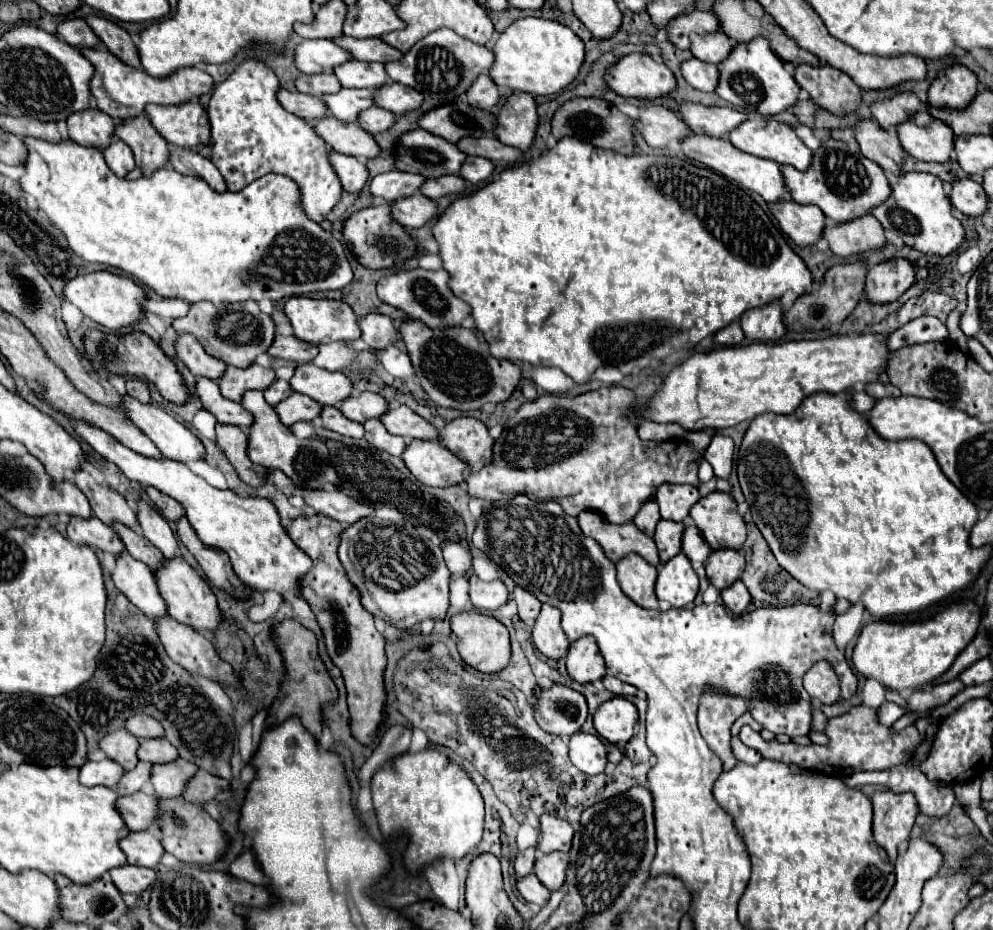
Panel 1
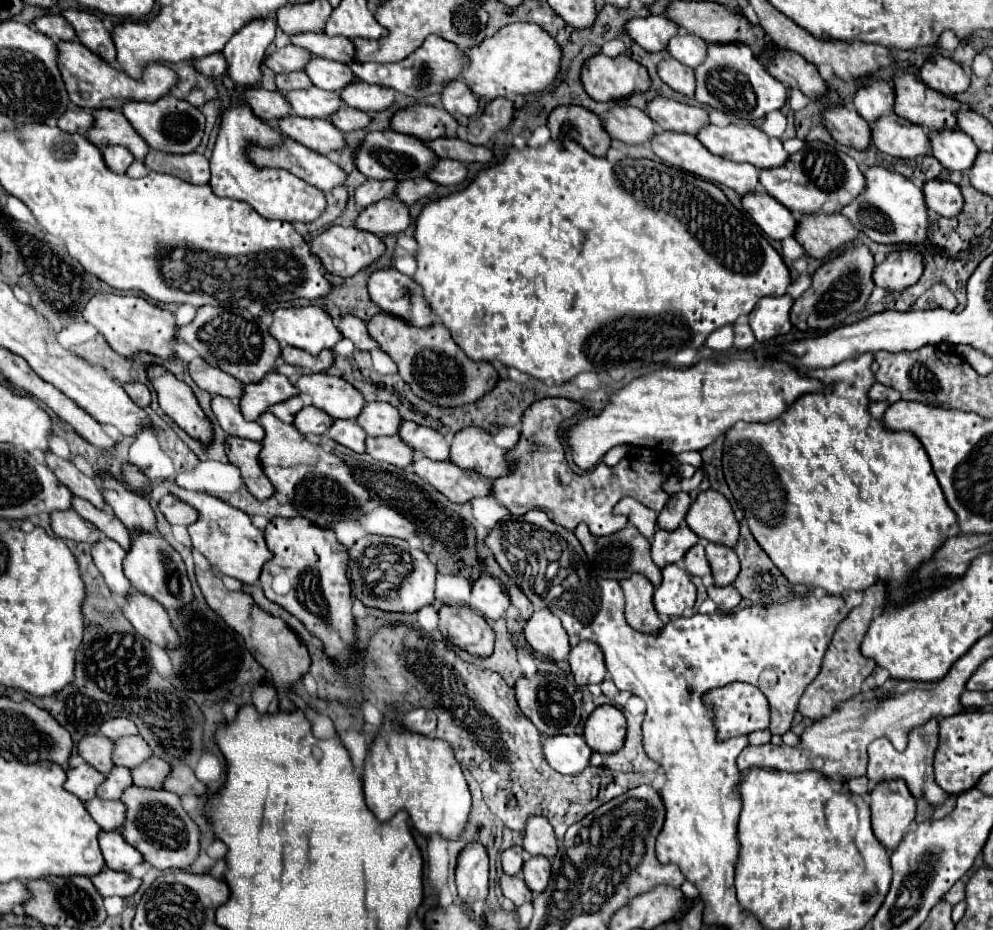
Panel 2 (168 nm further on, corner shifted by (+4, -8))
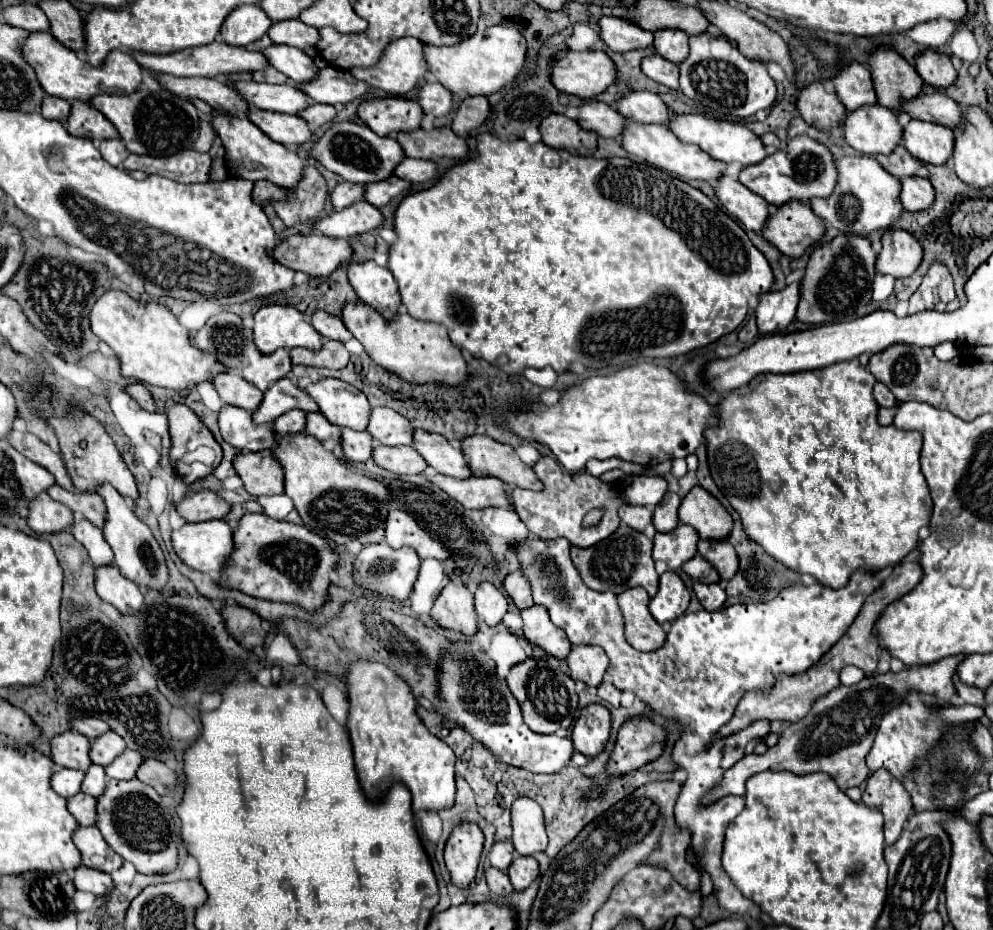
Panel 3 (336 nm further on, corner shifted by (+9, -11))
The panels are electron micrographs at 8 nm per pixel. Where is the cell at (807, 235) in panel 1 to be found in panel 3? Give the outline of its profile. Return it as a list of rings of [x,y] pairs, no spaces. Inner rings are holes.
[[[723,176],[715,186],[715,194],[721,200],[721,204],[727,208],[727,212],[733,214],[747,230],[761,232],[765,228],[771,216],[767,200],[759,198],[739,180],[733,180],[731,176]]]

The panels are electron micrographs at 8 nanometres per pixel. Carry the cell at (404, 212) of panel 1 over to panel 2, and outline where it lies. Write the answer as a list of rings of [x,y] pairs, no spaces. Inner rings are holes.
[[[392,197],[376,201],[376,205],[368,205],[366,209],[360,211],[360,215],[354,221],[356,229],[378,235],[398,235],[408,225],[410,225],[410,215],[406,205]]]

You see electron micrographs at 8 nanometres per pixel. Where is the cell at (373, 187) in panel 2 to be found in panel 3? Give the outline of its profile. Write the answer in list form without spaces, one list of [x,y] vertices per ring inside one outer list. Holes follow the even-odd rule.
[[[341,182],[337,184],[337,188],[331,192],[331,204],[337,208],[337,210],[343,210],[359,200],[363,200],[363,194],[365,194],[365,186],[363,184],[353,184],[353,182]]]

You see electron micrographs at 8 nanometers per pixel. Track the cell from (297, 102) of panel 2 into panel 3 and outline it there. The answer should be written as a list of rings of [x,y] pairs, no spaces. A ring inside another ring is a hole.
[[[237,82],[233,86],[251,106],[257,106],[261,110],[297,116],[301,110],[305,110],[311,104],[307,94],[295,84],[275,86],[275,84],[259,84],[259,82]]]

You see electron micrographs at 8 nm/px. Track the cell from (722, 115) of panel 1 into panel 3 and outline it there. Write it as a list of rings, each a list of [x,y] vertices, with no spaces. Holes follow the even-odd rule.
[[[629,92],[619,100],[619,112],[641,124],[669,124],[675,112],[653,92]]]

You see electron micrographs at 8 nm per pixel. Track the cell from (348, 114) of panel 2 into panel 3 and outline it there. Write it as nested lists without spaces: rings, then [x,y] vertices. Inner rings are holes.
[[[311,104],[309,108],[305,108],[301,114],[301,118],[305,118],[309,122],[309,126],[319,128],[323,124],[329,124],[335,120],[337,116],[337,108],[329,106],[329,104]]]

